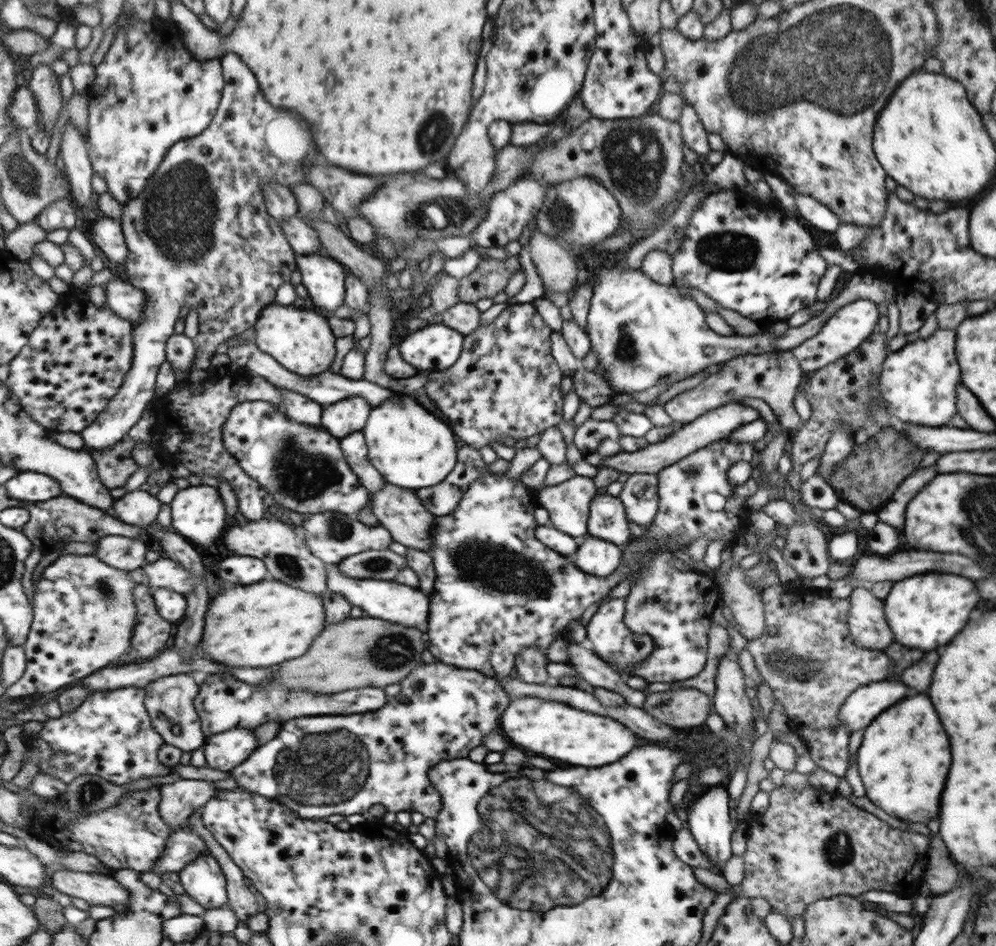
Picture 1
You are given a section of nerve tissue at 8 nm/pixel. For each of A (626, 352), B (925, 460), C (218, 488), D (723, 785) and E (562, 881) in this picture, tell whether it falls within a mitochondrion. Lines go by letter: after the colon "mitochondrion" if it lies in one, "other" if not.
A: mitochondrion
B: other
C: other
D: other
E: mitochondrion

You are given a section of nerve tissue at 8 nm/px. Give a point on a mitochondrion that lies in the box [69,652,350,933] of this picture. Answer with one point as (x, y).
(88, 795)

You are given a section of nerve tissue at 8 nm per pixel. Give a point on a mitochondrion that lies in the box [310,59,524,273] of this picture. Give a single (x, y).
(432, 216)

